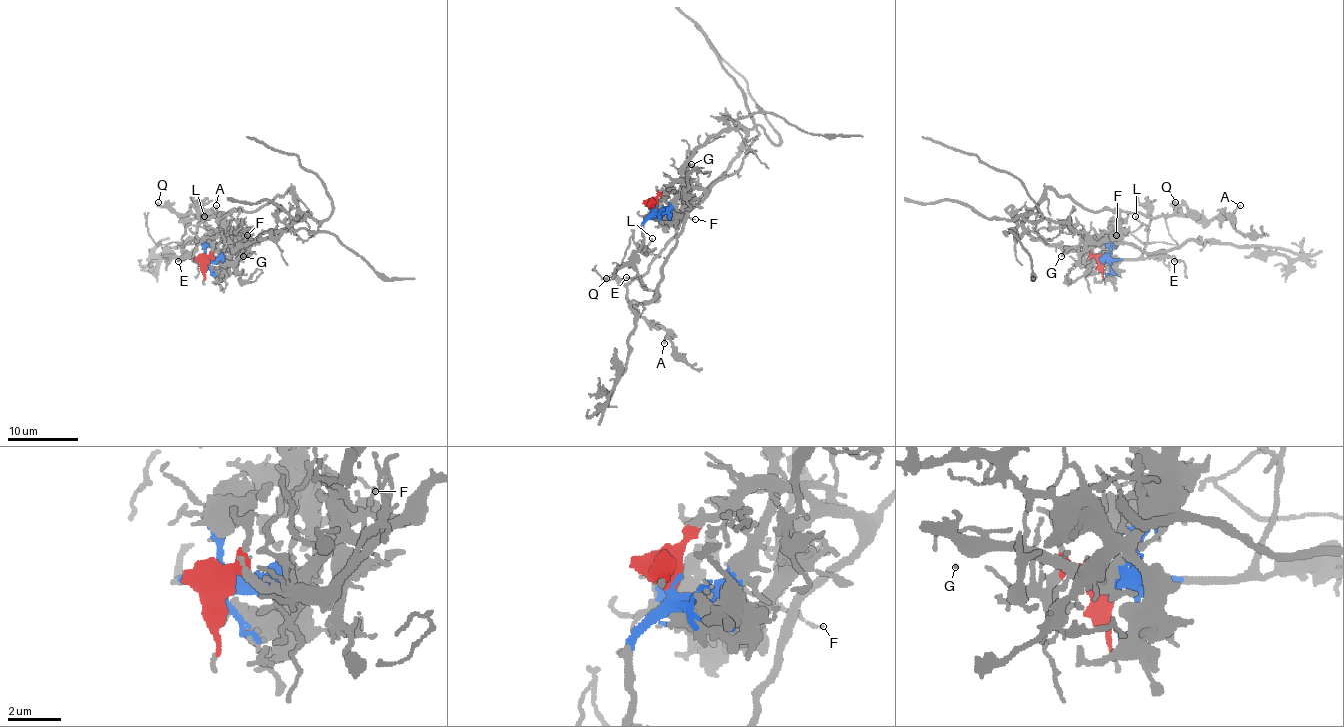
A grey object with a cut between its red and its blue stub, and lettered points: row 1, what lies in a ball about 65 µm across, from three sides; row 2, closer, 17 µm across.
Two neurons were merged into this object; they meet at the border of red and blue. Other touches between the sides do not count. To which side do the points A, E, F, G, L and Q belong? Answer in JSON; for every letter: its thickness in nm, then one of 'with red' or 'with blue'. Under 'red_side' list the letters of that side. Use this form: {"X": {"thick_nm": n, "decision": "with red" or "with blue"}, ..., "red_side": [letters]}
{"A": {"thick_nm": 140, "decision": "with blue"}, "E": {"thick_nm": 160, "decision": "with blue"}, "F": {"thick_nm": 100, "decision": "with red"}, "G": {"thick_nm": 140, "decision": "with red"}, "L": {"thick_nm": 130, "decision": "with blue"}, "Q": {"thick_nm": 180, "decision": "with blue"}, "red_side": ["F", "G"]}

